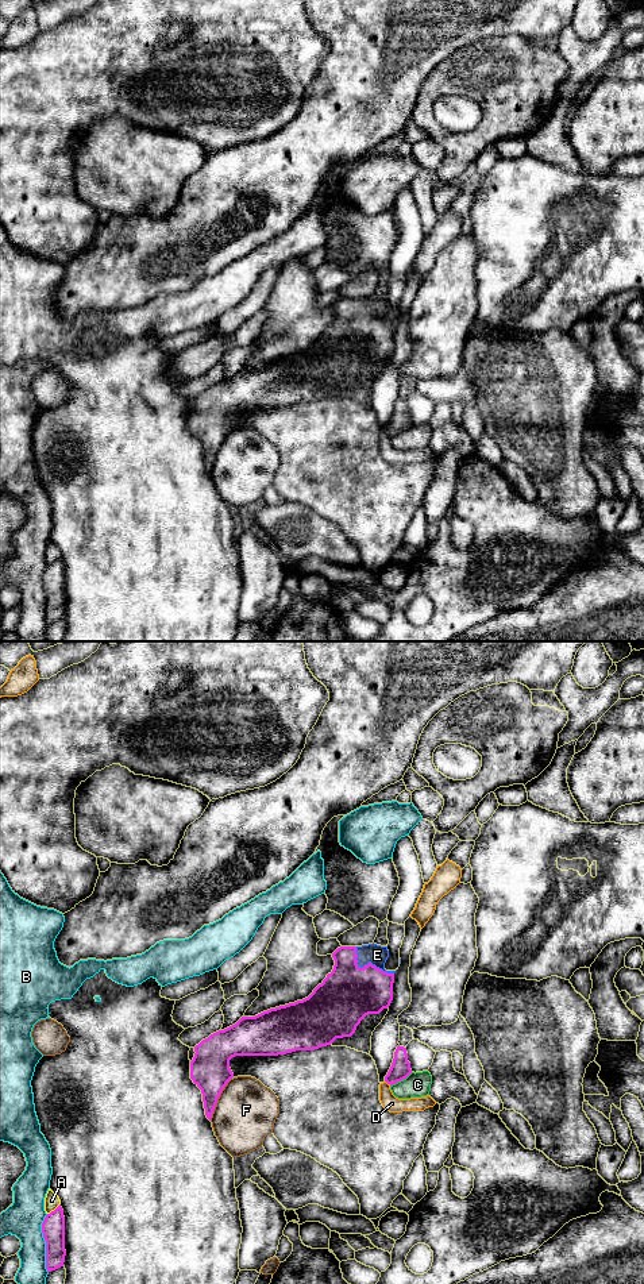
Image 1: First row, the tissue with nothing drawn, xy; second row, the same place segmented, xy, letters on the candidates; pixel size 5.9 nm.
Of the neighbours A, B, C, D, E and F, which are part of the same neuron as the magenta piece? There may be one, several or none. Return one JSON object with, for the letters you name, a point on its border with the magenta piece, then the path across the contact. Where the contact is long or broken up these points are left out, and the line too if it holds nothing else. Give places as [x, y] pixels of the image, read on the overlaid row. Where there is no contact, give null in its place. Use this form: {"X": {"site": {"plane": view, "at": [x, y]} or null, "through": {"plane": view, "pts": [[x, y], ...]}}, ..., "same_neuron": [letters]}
{"E": {"site": {"plane": "xy", "at": [366, 966]}, "through": {"plane": "xy", "pts": [[347, 994], [366, 966], [377, 955]]}}, "same_neuron": ["E"]}

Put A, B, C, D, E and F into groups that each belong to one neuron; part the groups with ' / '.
A / B / C / D / E / F

